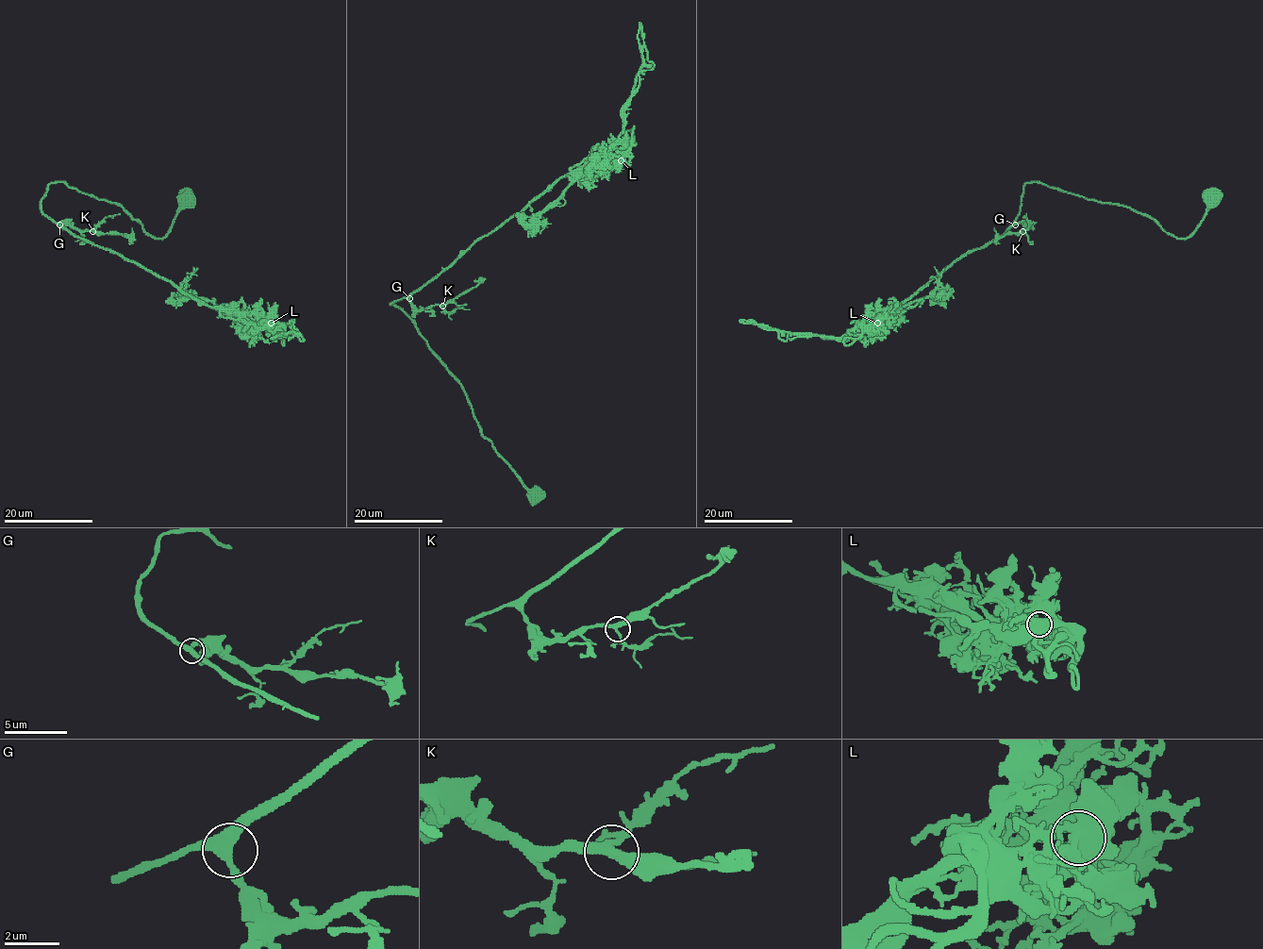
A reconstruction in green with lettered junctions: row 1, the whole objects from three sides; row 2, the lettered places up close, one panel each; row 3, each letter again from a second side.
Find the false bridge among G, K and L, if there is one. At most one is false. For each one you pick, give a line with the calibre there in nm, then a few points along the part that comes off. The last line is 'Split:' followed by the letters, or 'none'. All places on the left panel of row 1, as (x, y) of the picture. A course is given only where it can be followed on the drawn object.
L: calibre 650 nm; course (270, 323), (276, 320), (246, 324), (224, 318), (222, 309), (226, 312), (190, 294), (174, 303), (171, 292)
Split: L

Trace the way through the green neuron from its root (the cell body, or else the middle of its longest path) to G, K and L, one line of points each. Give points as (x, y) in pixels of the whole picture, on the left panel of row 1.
G: (188, 200), (171, 230), (154, 238), (120, 205), (52, 182), (41, 210), (59, 224)
K: (188, 200), (171, 230), (154, 238), (120, 205), (52, 182), (41, 210), (58, 224), (92, 231)
L: (188, 200), (162, 238), (148, 234), (120, 205), (63, 182), (48, 186), (41, 210), (199, 301), (270, 323)

